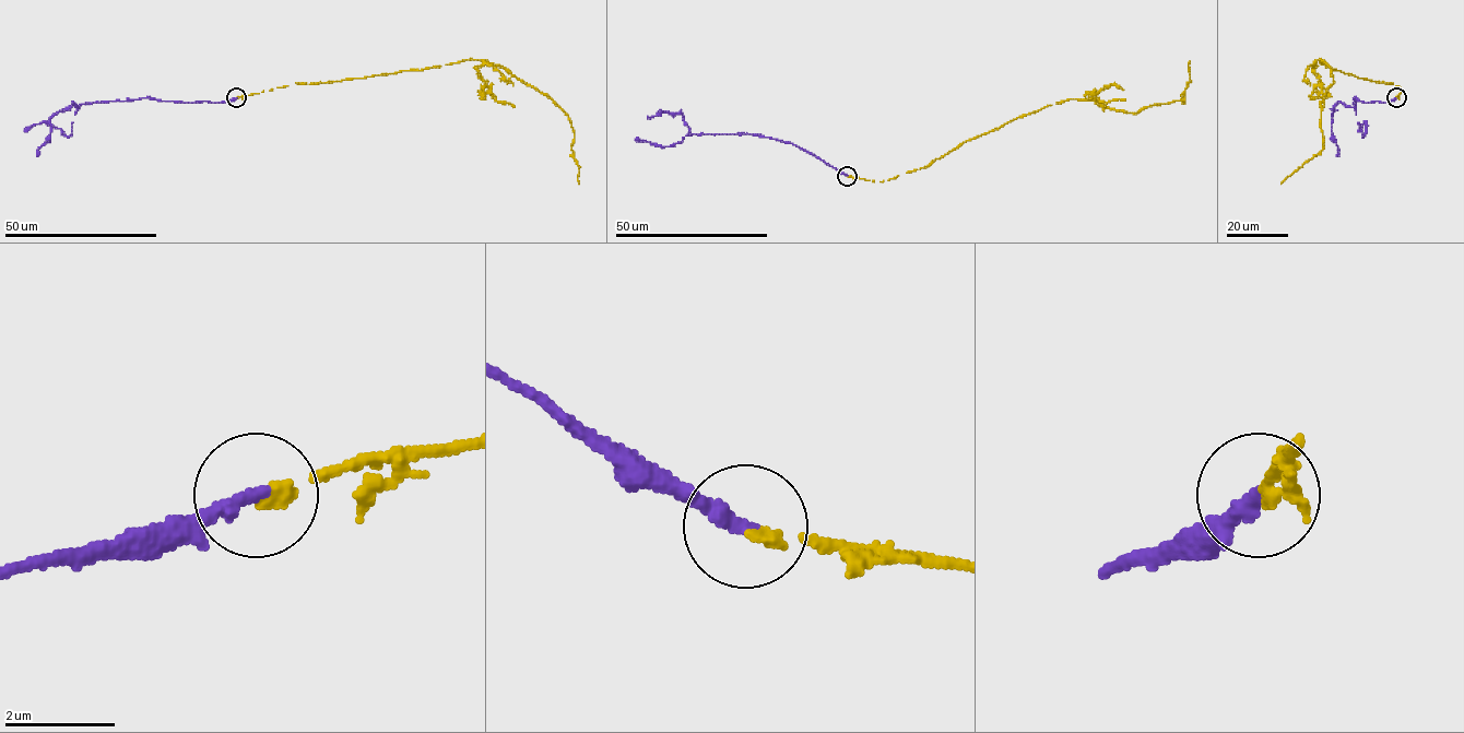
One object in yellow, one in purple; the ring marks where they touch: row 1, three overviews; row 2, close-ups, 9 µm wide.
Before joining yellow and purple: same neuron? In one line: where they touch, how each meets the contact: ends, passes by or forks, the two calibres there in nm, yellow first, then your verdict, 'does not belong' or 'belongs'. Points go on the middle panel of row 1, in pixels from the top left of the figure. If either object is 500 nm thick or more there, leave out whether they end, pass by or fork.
place (847, 176); yellow ends; purple ends; calibres 220 and 300 nm; belongs

